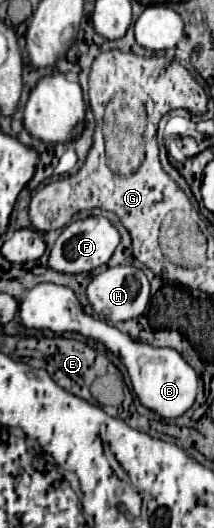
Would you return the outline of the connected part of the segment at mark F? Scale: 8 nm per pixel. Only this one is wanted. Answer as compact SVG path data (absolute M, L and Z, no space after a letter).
M88 216L82 220L74 220L64 228L64 232L58 236L56 244L52 246L48 264L56 272L68 272L68 274L92 272L94 268L106 264L112 258L118 244L120 244L120 232L108 218Z

